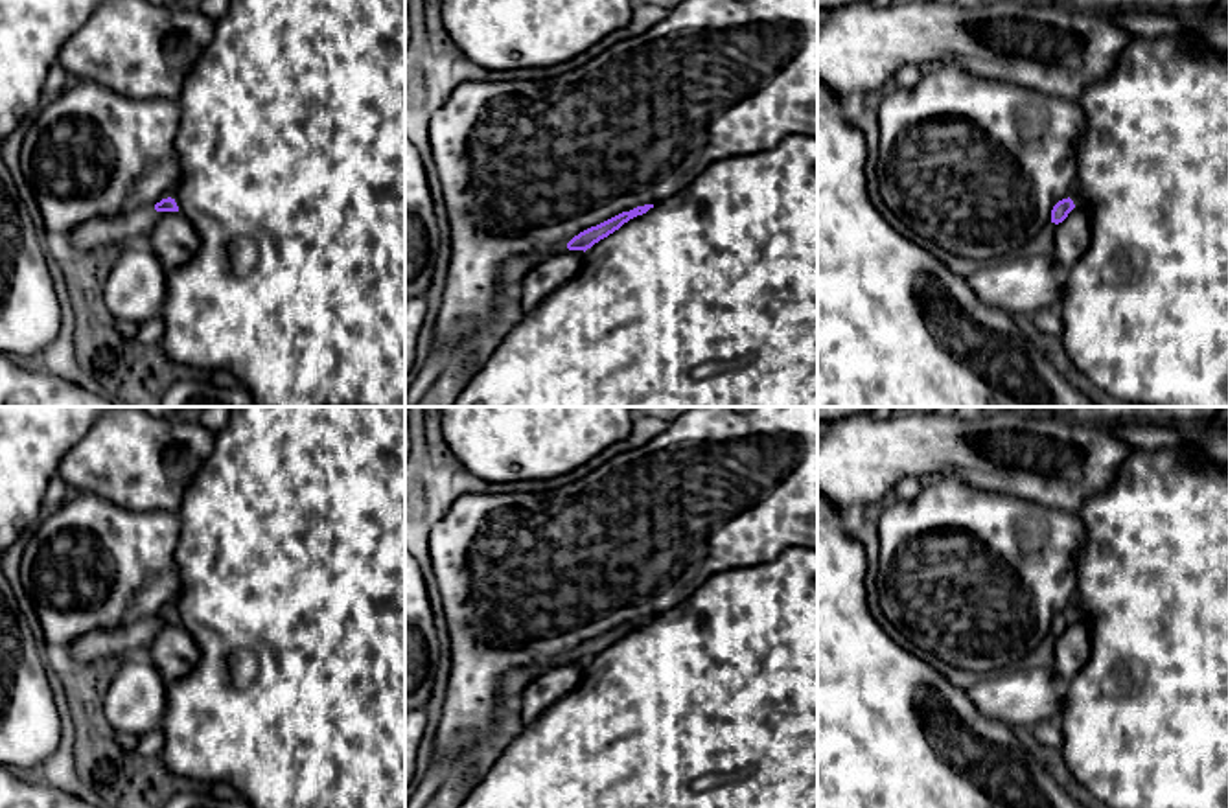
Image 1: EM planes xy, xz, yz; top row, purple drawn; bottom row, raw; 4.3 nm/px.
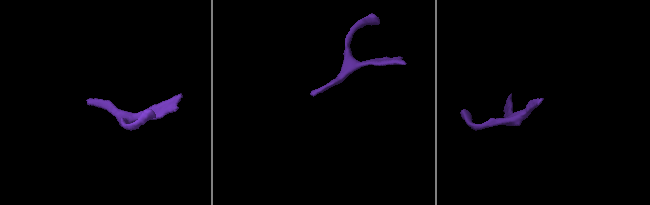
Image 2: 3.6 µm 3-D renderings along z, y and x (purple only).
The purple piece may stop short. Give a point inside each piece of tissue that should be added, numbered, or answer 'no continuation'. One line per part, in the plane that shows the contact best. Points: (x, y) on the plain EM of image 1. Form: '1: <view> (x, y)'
1: xy (129, 639)

